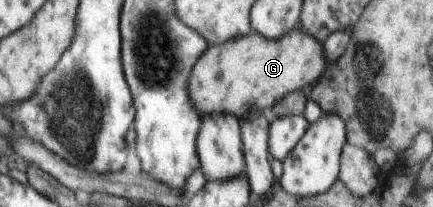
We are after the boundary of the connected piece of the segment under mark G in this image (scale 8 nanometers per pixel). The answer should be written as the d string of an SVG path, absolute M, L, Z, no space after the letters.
M293 28L284 36L267 40L257 32L215 44L197 61L189 79L189 94L201 117L209 114L235 114L245 119L249 112L273 107L289 92L314 84L326 68L324 45L303 30Z

